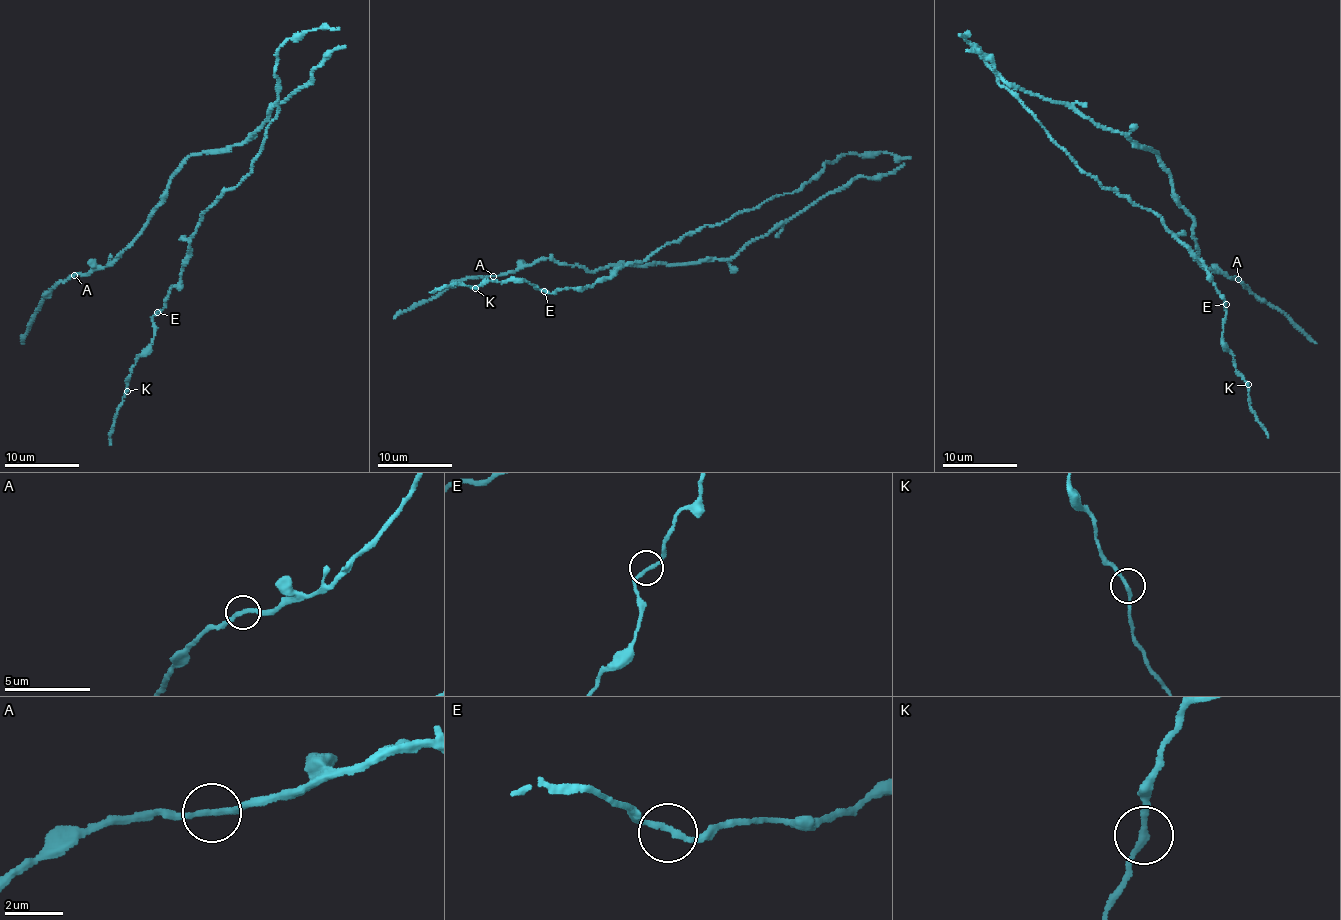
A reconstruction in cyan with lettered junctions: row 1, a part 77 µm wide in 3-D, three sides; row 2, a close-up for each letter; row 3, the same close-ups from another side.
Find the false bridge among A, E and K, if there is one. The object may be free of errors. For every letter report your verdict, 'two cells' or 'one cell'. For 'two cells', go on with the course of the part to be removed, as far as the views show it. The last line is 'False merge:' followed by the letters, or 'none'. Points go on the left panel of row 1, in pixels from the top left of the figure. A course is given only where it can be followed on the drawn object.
A: one cell
E: one cell
K: two cells; course (127, 391), (117, 414), (109, 445)
False merge: K

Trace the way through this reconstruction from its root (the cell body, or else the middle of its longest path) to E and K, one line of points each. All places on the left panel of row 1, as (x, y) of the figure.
E: (338, 30), (294, 34), (279, 48), (278, 108), (259, 154), (249, 173), (203, 211), (179, 281), (157, 312)
K: (338, 30), (294, 34), (279, 48), (278, 108), (259, 154), (249, 173), (203, 211), (127, 391)

